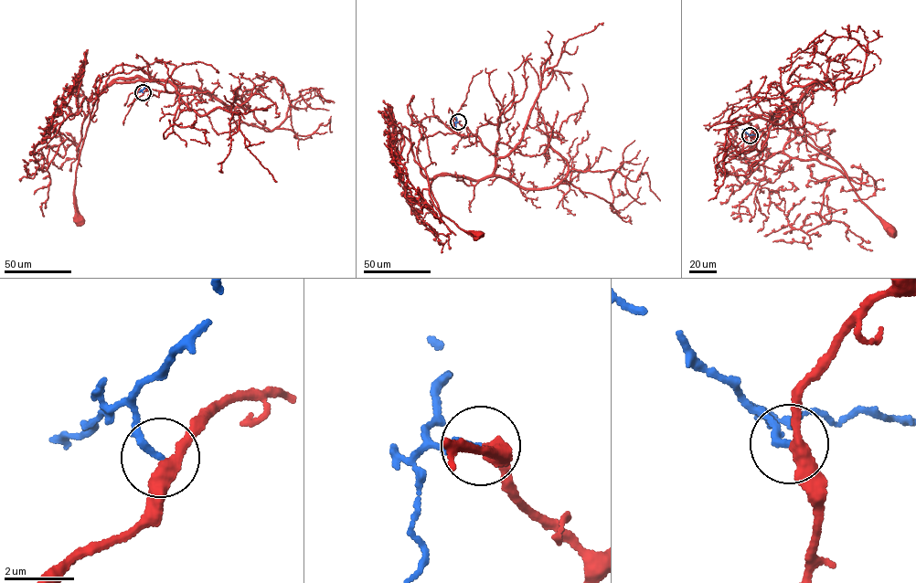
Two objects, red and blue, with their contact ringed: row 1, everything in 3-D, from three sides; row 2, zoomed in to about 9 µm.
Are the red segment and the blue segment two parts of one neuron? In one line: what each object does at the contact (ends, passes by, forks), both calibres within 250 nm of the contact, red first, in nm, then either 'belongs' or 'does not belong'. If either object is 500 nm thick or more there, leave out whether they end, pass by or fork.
red passes by; blue ends; calibres 360 and 200 nm; does not belong

